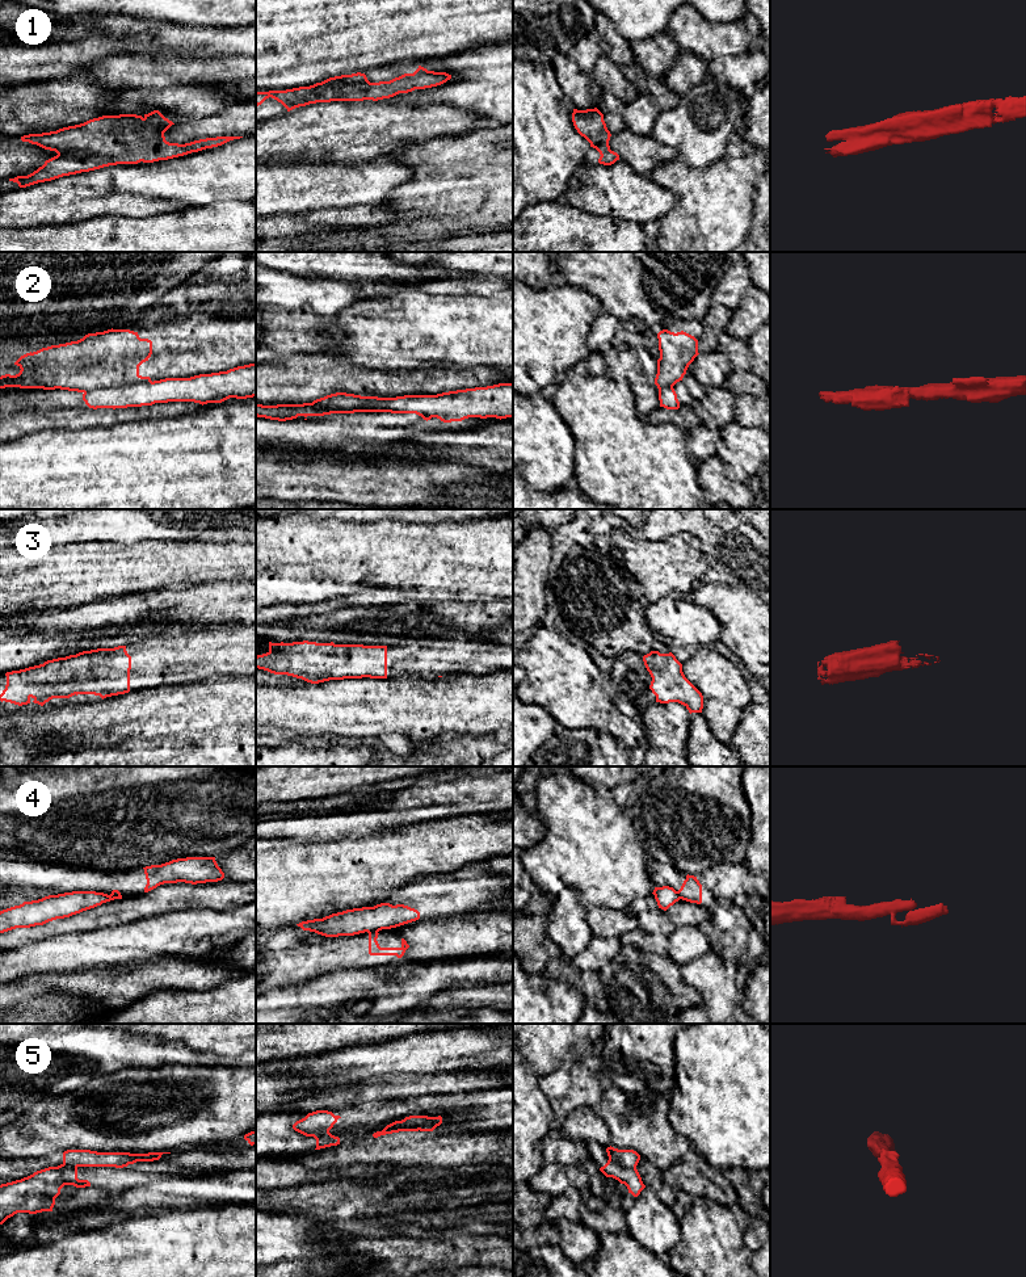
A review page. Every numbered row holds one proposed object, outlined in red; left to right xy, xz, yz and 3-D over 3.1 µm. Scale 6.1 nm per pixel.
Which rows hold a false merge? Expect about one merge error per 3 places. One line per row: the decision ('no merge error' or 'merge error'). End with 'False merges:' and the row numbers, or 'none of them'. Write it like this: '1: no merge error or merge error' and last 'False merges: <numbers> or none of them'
1: no merge error
2: merge error
3: no merge error
4: merge error
5: merge error
False merges: 2, 4, 5

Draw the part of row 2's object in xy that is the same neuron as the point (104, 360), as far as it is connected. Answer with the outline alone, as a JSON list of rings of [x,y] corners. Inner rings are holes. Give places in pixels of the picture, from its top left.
[[[108,329],[88,333],[77,341],[42,348],[21,356],[14,365],[21,370],[16,375],[0,377],[0,388],[43,388],[92,392],[102,388],[117,388],[135,383],[147,383],[150,377],[139,374],[139,366],[152,354],[152,341],[140,339],[130,329]]]

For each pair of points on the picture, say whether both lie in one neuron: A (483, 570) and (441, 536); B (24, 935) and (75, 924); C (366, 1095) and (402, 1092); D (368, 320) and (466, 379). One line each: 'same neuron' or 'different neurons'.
A: same neuron
B: same neuron
C: same neuron
D: different neurons

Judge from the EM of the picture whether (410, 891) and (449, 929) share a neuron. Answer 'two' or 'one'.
two

